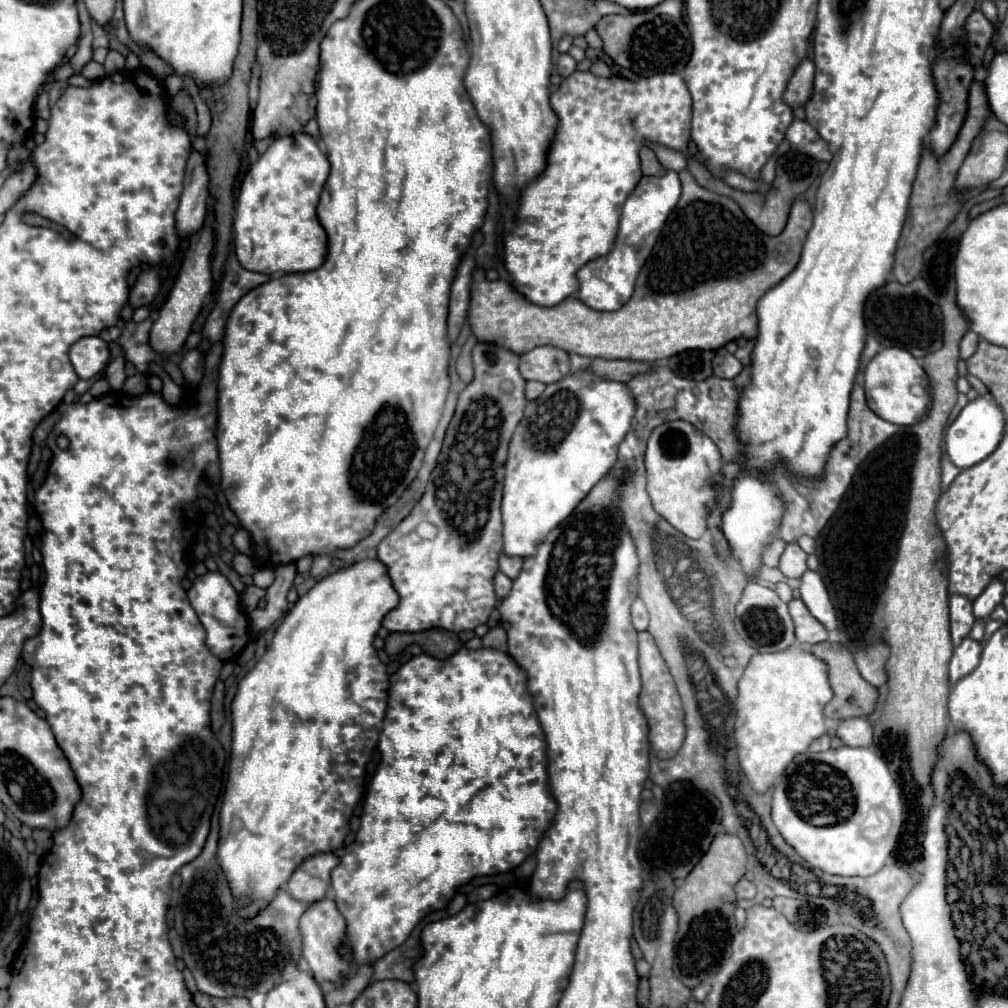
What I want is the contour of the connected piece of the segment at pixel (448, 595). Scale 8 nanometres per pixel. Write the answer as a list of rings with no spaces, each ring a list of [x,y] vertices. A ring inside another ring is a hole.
[[[477,343],[473,347],[473,371],[475,371],[475,375],[473,375],[473,381],[459,393],[455,415],[453,415],[453,419],[451,419],[451,423],[447,427],[443,451],[439,455],[437,467],[431,473],[427,489],[425,489],[423,497],[415,503],[411,515],[405,517],[377,547],[377,559],[387,567],[387,575],[393,581],[393,587],[399,593],[399,597],[401,597],[399,605],[393,611],[389,611],[385,615],[385,619],[383,619],[383,627],[387,627],[389,631],[425,631],[425,629],[441,627],[441,629],[457,633],[457,631],[465,631],[465,629],[475,629],[477,625],[487,623],[491,611],[497,605],[497,595],[493,591],[493,575],[497,573],[497,557],[499,557],[499,553],[503,549],[503,537],[501,537],[501,531],[503,531],[503,525],[501,525],[501,489],[503,489],[503,481],[505,481],[505,461],[507,461],[507,455],[509,455],[509,441],[513,437],[515,427],[523,419],[525,405],[527,405],[527,399],[525,399],[525,383],[527,381],[521,377],[519,369],[517,369],[517,361],[519,361],[519,355],[509,351],[509,349],[505,349],[505,347],[501,347],[501,345]],[[421,525],[429,527],[429,531],[421,531]]]

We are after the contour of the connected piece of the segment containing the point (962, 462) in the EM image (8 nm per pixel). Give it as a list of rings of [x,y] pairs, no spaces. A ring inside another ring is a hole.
[[[985,393],[973,401],[969,401],[963,407],[963,411],[959,413],[959,417],[949,425],[949,429],[945,433],[945,451],[959,469],[973,467],[997,449],[997,445],[1001,443],[1001,437],[1003,437],[1003,429],[1005,429],[1005,415],[1001,413],[1001,407],[993,399],[993,395]]]

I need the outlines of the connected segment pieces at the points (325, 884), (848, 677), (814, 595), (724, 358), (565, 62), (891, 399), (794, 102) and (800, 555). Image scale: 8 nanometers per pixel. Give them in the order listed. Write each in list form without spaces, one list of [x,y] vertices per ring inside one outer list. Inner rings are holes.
[[[323,853],[307,859],[301,867],[297,867],[287,883],[289,895],[309,905],[325,899],[331,887],[331,871],[337,867],[337,861],[339,857],[333,853]]]
[[[831,641],[817,643],[817,645],[811,647],[811,651],[829,665],[829,681],[831,681],[831,687],[833,687],[835,695],[833,695],[831,703],[825,707],[825,715],[831,717],[831,719],[849,719],[849,717],[867,717],[867,715],[871,715],[873,709],[877,707],[879,691],[877,691],[877,687],[869,685],[861,677],[857,665],[853,661],[851,651],[845,645],[831,643]]]
[[[807,571],[801,577],[801,599],[807,605],[807,609],[811,611],[811,615],[815,619],[819,619],[829,631],[833,631],[837,627],[837,617],[835,617],[835,609],[829,601],[829,593],[825,593],[825,583],[821,581],[821,575],[817,571]]]
[[[719,349],[715,359],[713,359],[713,371],[717,377],[723,377],[723,379],[735,379],[739,373],[741,373],[741,363],[731,355],[727,353],[725,349]]]
[[[561,55],[559,57],[559,61],[557,61],[557,71],[559,71],[559,75],[565,79],[565,77],[569,77],[573,71],[575,71],[575,65],[577,65],[577,61],[571,57],[571,55]]]
[[[883,347],[867,365],[865,369],[865,395],[867,405],[885,421],[895,425],[913,425],[921,421],[927,413],[929,393],[913,393],[911,389],[919,385],[925,391],[929,389],[927,373],[923,371],[921,363],[901,347]]]
[[[803,59],[787,83],[785,97],[783,97],[787,105],[799,107],[811,99],[811,95],[813,95],[813,73],[815,73],[813,61]]]
[[[789,543],[781,555],[779,569],[785,577],[801,577],[807,571],[805,559],[807,559],[807,553],[797,543]]]

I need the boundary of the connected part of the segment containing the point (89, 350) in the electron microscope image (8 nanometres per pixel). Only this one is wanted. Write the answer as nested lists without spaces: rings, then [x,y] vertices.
[[[81,337],[71,345],[69,359],[81,379],[93,379],[107,367],[109,349],[101,337]]]

